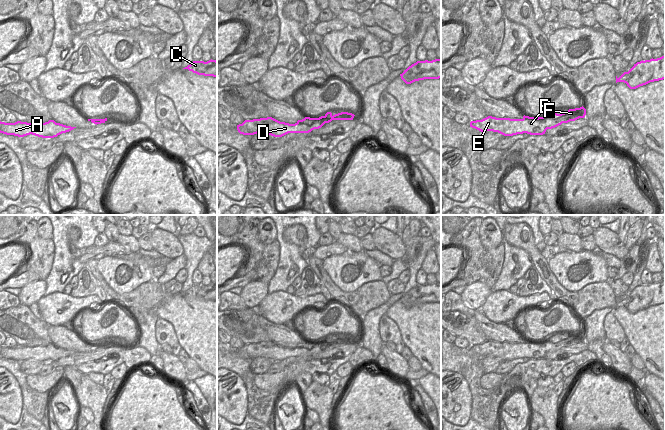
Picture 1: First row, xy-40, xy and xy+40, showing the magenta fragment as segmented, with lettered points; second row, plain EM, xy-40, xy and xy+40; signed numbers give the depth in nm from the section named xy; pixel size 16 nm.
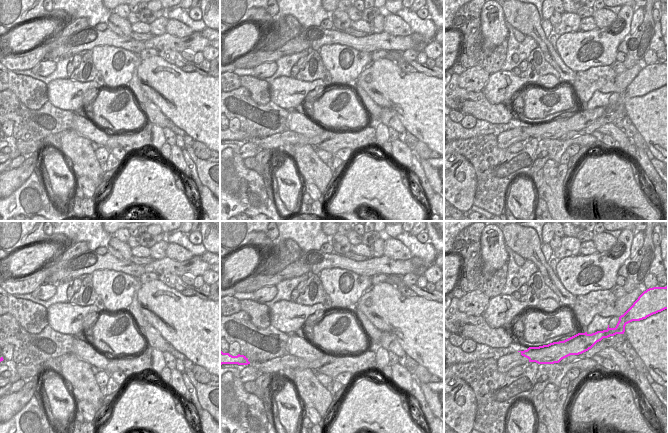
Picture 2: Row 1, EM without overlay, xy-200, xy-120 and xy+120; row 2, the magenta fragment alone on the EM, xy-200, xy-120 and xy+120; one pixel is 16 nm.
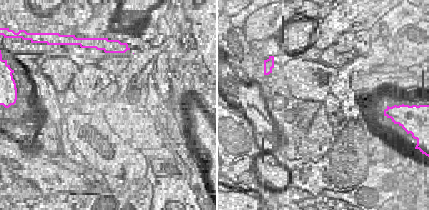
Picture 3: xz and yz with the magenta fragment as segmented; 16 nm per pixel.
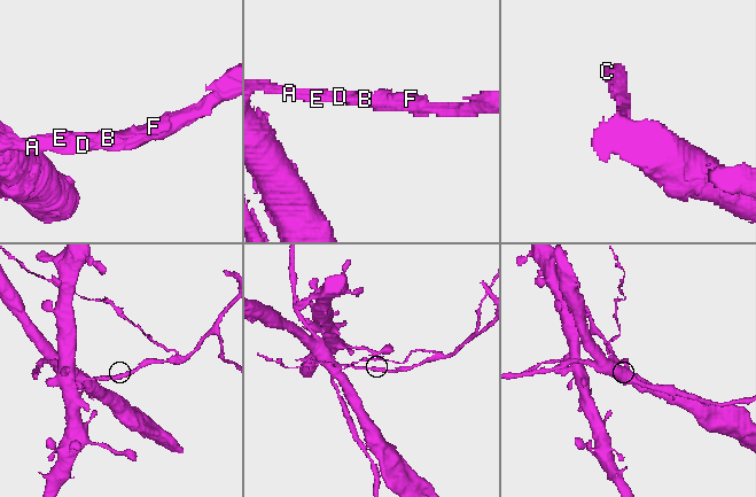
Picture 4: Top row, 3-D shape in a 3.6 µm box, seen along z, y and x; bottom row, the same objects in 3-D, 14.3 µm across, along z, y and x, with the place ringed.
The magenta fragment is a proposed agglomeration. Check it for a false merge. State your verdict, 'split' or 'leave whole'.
split

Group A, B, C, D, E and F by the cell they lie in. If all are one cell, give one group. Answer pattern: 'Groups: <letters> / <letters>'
Groups: A E / B C D F.

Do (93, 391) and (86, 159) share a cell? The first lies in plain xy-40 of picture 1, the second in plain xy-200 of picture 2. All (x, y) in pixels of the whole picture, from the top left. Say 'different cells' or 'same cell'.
same cell

